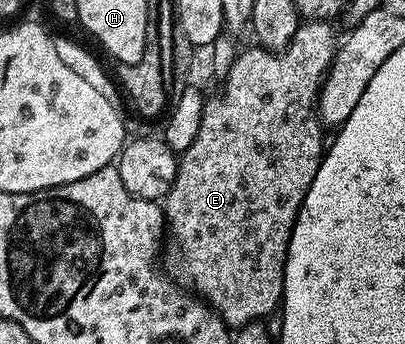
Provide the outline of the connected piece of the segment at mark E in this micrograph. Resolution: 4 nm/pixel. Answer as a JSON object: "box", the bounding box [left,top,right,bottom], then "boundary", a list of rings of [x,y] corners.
{"box":[165,20,337,327],"boundary":[[[304,20],[300,24],[297,35],[293,35],[293,39],[281,53],[271,53],[267,49],[258,47],[247,50],[244,48],[230,68],[228,77],[221,82],[223,93],[217,94],[216,97],[208,96],[204,100],[201,131],[197,131],[197,139],[193,139],[193,143],[189,143],[189,147],[178,158],[177,175],[165,198],[165,221],[169,226],[170,240],[171,237],[175,240],[175,246],[171,249],[171,261],[175,264],[173,277],[180,286],[194,290],[216,313],[221,315],[221,319],[228,327],[242,327],[251,322],[262,322],[280,308],[283,300],[283,272],[287,262],[289,239],[295,220],[299,218],[299,208],[303,206],[305,195],[317,175],[325,152],[325,140],[323,141],[325,126],[319,119],[317,102],[319,88],[323,86],[323,80],[327,77],[327,68],[335,58],[337,37],[335,41],[333,26],[331,21]]]}

